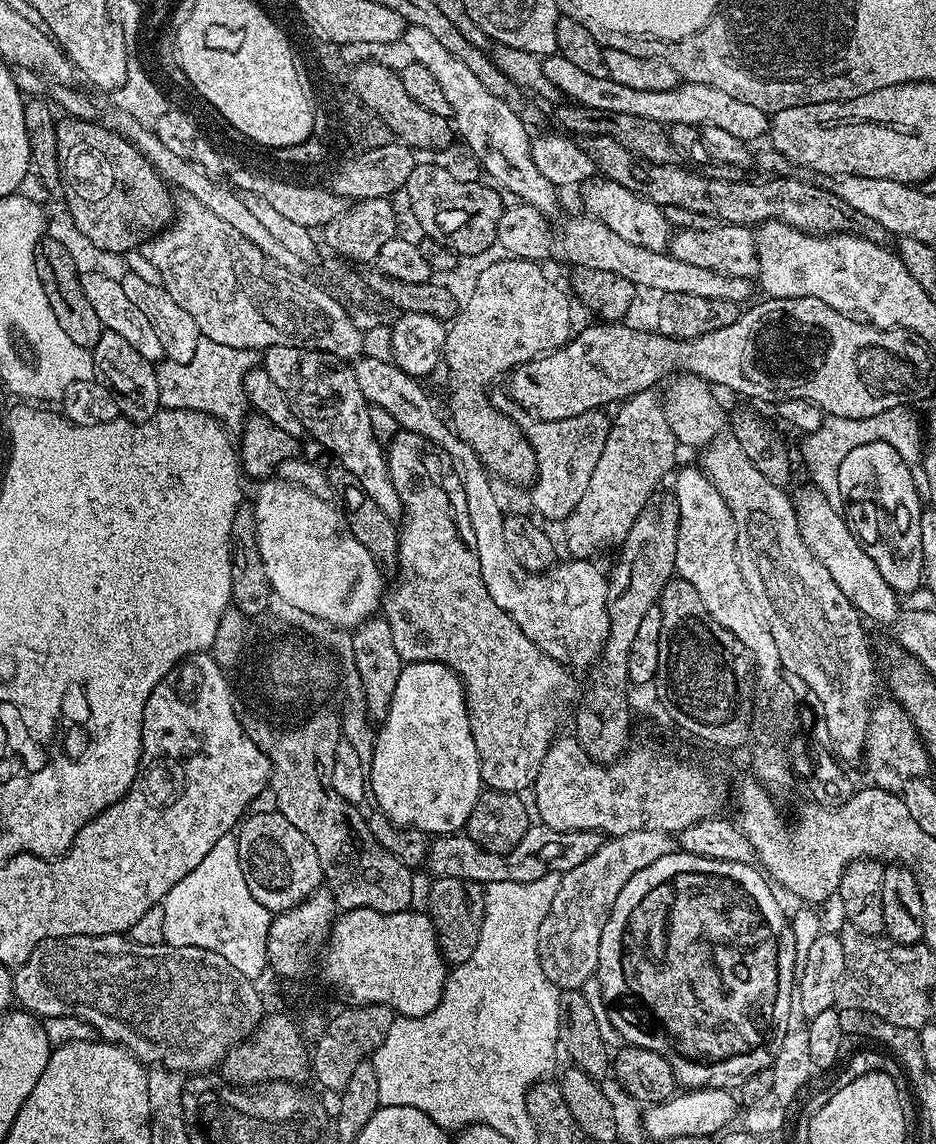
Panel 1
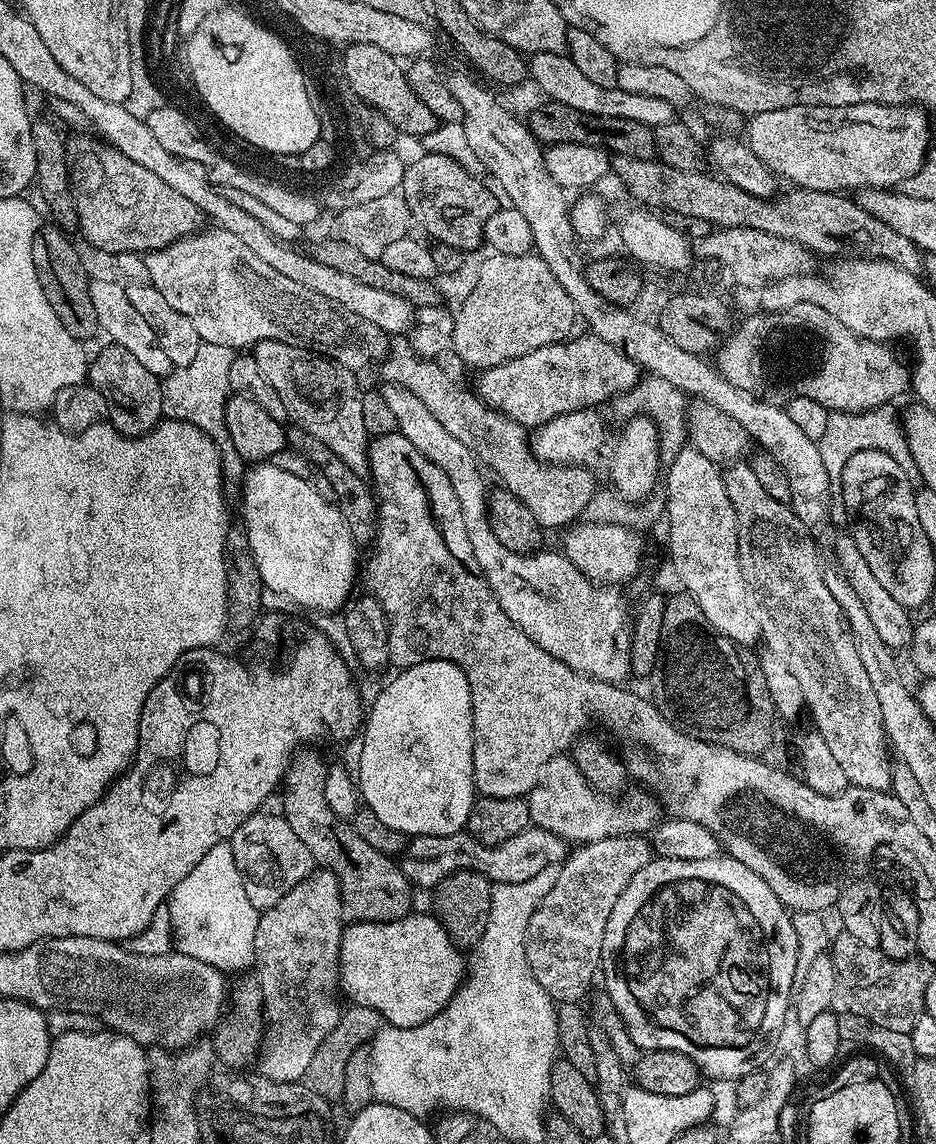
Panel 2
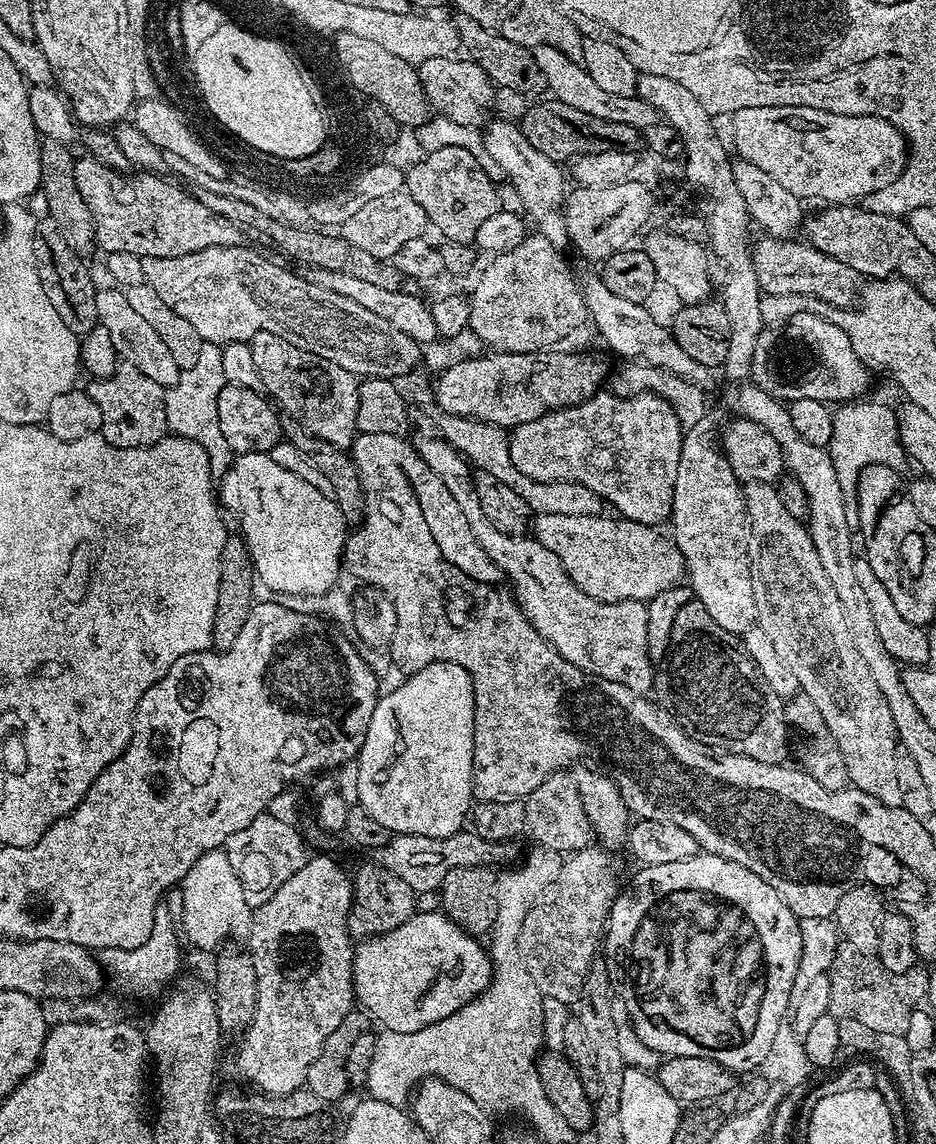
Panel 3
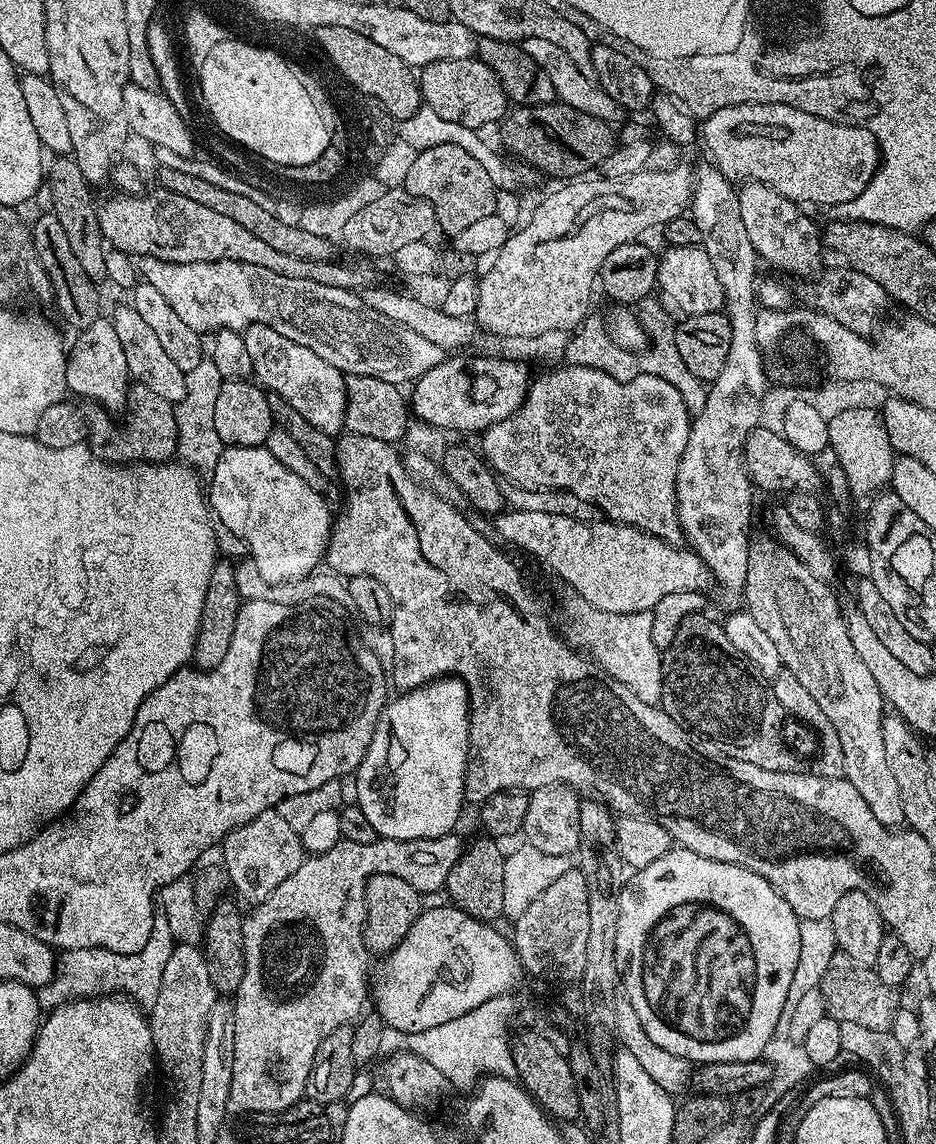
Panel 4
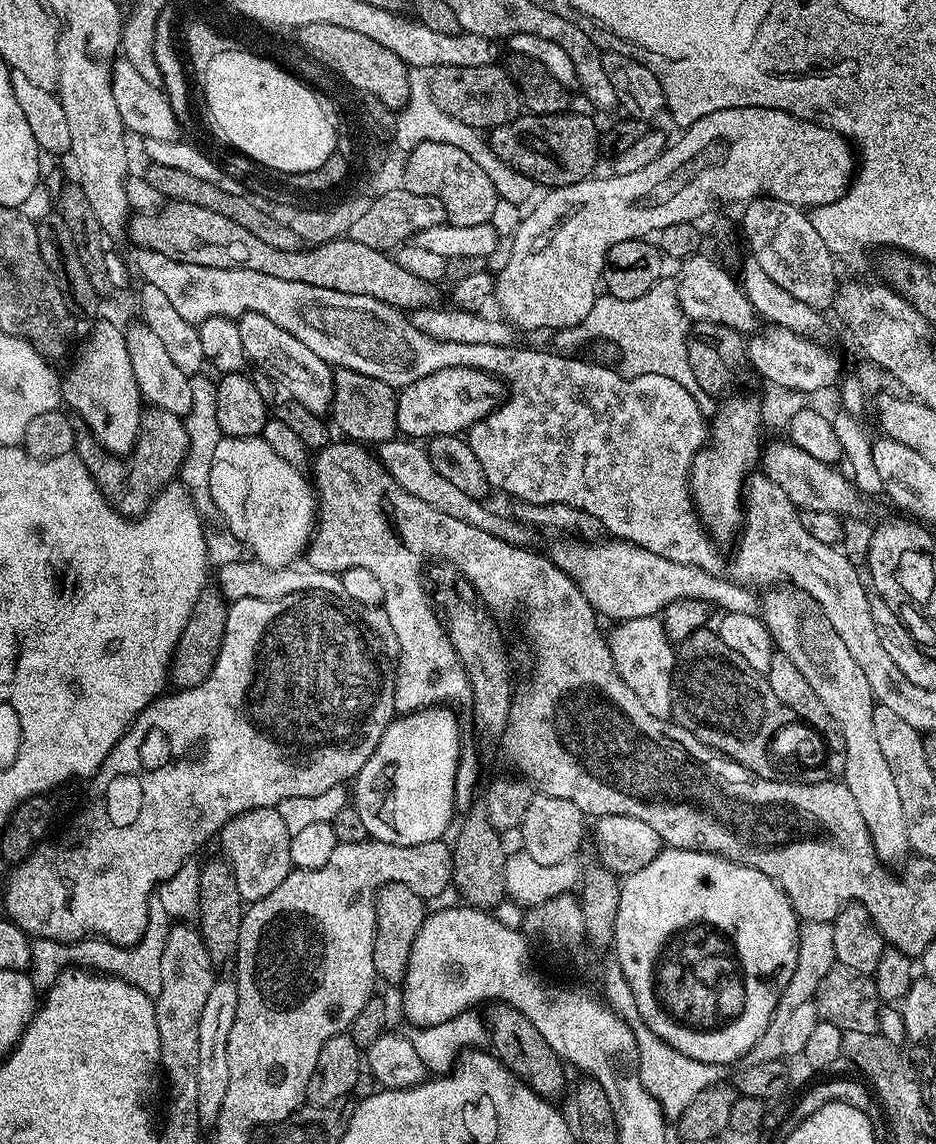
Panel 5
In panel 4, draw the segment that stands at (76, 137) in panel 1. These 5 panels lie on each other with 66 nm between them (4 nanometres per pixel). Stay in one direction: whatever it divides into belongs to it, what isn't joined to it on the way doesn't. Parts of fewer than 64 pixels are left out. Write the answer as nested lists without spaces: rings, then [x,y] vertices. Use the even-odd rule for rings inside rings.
[[[157,187],[156,192],[145,191],[138,196],[112,194],[112,197],[99,209],[101,234],[113,249],[124,252],[131,258],[149,256],[162,262],[189,264],[190,262],[218,262],[219,260],[237,260],[250,266],[266,266],[282,278],[302,278],[310,282],[322,282],[322,286],[338,286],[349,290],[363,290],[375,285],[376,272],[369,261],[356,258],[353,264],[343,264],[340,258],[326,262],[302,262],[302,258],[293,258],[281,254],[258,239],[250,230],[238,226],[223,214],[201,206],[182,194],[168,192]]]

